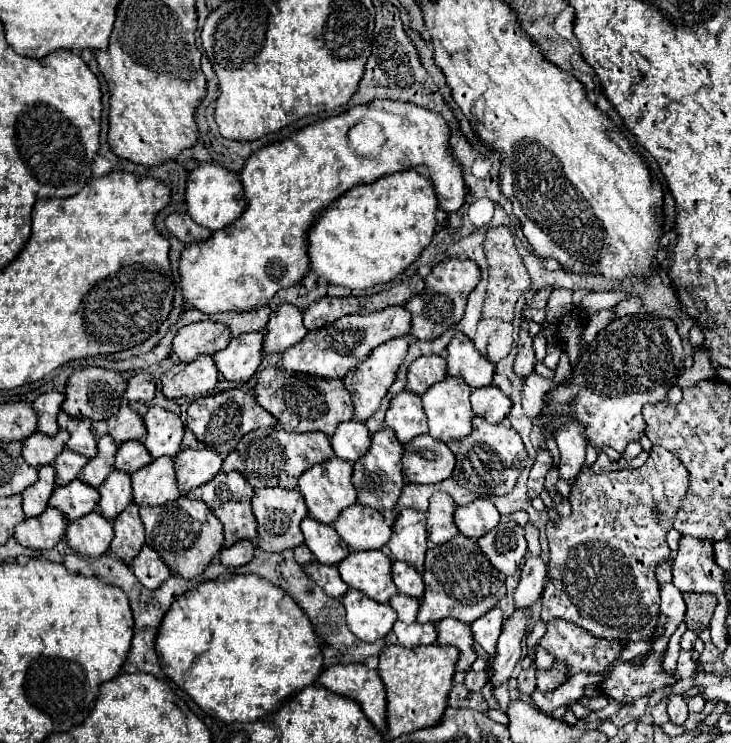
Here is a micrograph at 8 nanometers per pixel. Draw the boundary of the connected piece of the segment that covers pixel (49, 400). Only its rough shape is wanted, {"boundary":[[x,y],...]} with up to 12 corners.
{"boundary":[[57,391],[35,399],[37,431],[53,437],[63,395]]}

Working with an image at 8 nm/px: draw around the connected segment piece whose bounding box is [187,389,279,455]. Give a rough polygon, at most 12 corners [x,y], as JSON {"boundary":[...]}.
{"boundary":[[227,389],[193,401],[187,427],[221,455],[259,427],[279,427],[255,395]]}

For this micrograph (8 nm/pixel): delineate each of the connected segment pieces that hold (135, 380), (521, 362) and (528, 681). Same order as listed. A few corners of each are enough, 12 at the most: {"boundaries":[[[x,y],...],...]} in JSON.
{"boundaries":[[[143,371],[131,377],[123,397],[127,401],[151,401],[155,381]],[[519,331],[515,371],[527,377],[535,367],[533,337]],[[535,663],[519,675],[519,689],[531,695],[535,689]]]}

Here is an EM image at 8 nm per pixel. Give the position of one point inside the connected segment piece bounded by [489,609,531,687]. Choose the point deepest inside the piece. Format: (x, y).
(509, 645)

